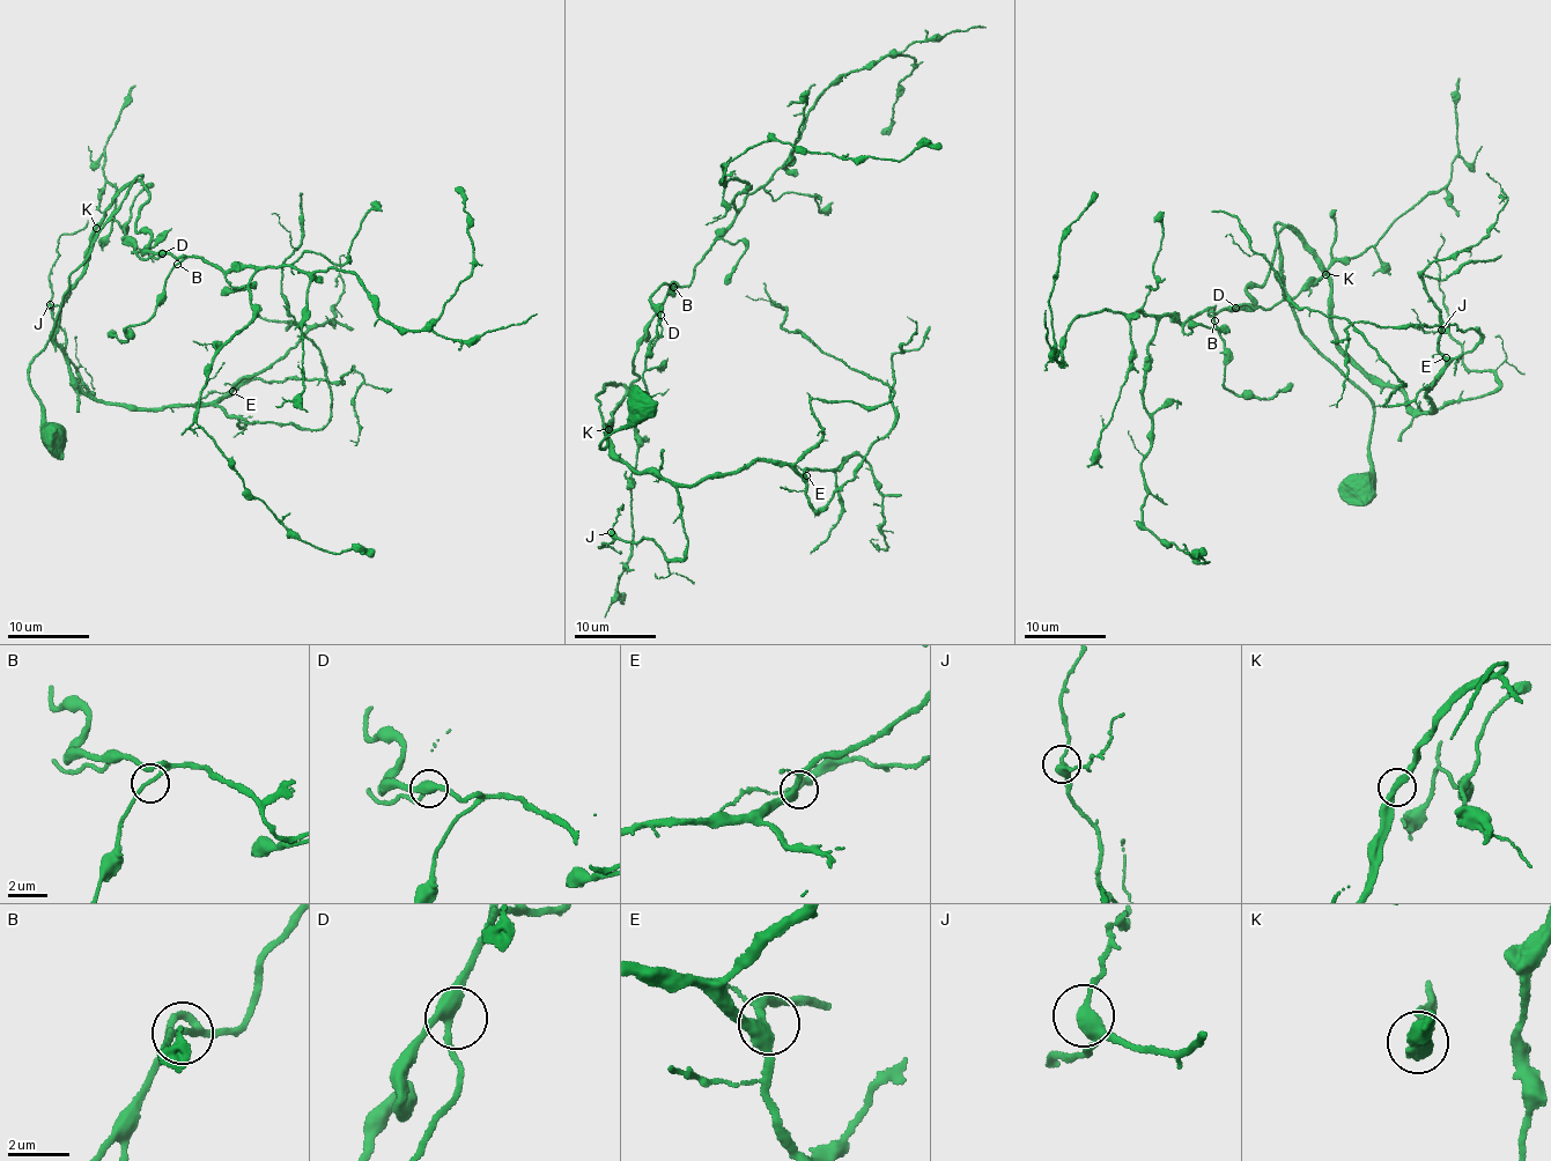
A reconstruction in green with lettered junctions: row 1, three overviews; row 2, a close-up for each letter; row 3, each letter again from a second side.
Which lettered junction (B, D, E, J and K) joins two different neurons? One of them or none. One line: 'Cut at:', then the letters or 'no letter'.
Cut at: no letter

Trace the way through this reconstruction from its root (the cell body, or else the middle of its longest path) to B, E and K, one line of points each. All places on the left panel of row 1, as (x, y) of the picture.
B: (51, 438), (28, 367), (69, 275), (139, 176), (149, 197), (135, 223), (150, 235), (145, 252), (177, 264)
E: (51, 438), (28, 367), (139, 176), (90, 236), (52, 332), (94, 398), (149, 409), (233, 391)
K: (51, 438), (28, 367), (49, 341), (69, 275), (142, 177), (115, 198), (96, 227)

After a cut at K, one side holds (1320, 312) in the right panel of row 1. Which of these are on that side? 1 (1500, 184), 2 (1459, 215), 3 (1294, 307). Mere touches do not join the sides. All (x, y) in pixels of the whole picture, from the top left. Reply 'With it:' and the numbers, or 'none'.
With it: 1, 3

